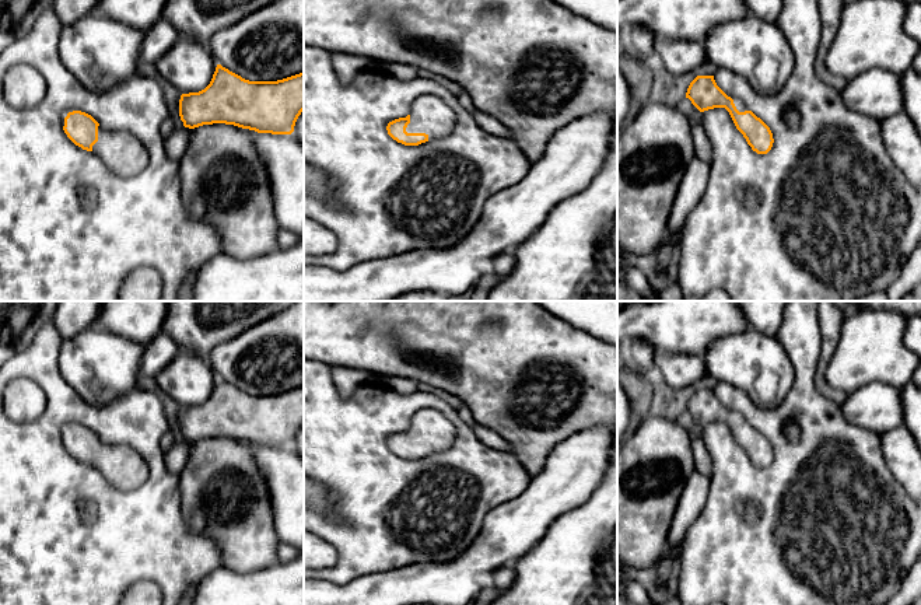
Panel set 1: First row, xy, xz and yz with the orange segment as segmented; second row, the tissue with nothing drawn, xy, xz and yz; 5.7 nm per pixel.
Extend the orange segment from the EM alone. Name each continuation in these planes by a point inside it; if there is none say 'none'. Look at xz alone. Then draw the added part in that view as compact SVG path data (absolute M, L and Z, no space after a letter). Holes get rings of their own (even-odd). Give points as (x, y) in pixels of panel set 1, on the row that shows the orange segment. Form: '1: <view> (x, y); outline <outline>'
1: xz (431, 115); outline M435 97L417 98L410 111L407 133L426 133L428 140L447 136L455 126L456 115L452 104Z

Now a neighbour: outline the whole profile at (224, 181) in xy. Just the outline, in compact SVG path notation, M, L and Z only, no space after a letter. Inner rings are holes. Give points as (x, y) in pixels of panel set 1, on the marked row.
M213 123L192 129L188 150L179 160L181 196L197 220L209 221L221 237L224 253L237 259L263 256L279 249L280 227L274 214L272 182L255 139L259 133L234 125Z

